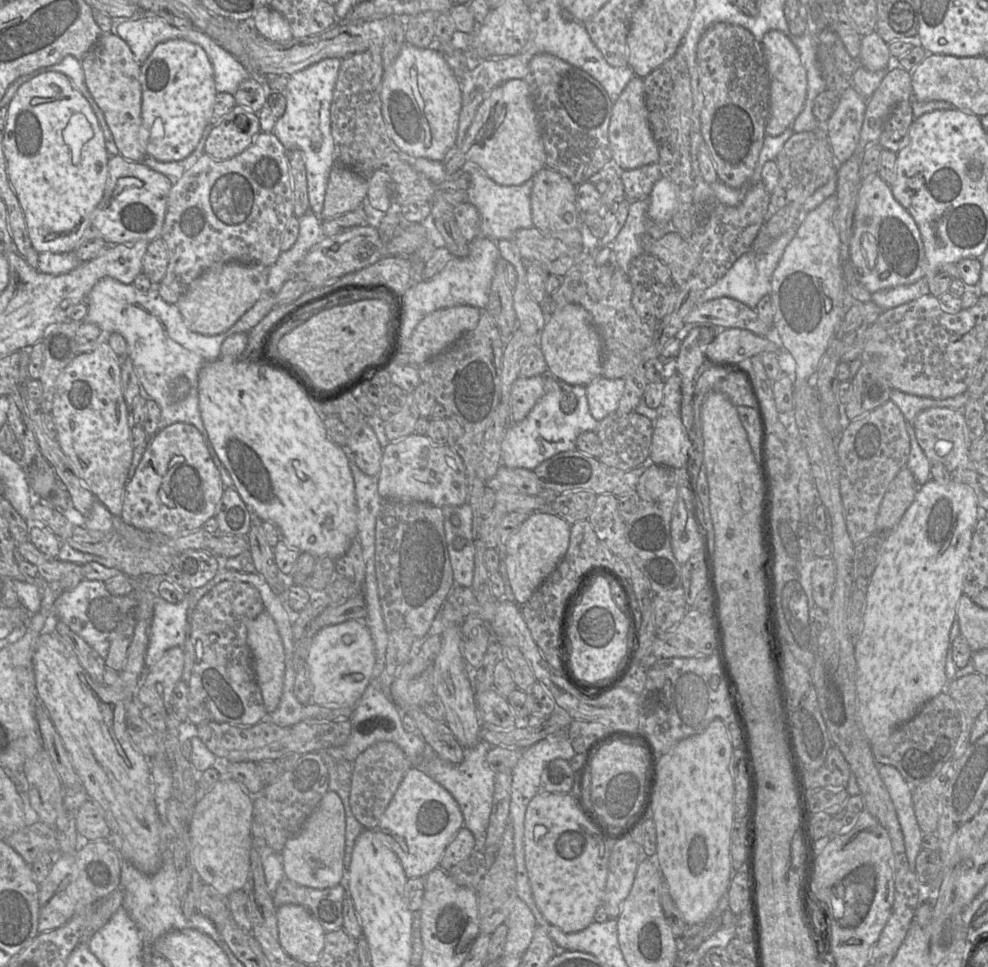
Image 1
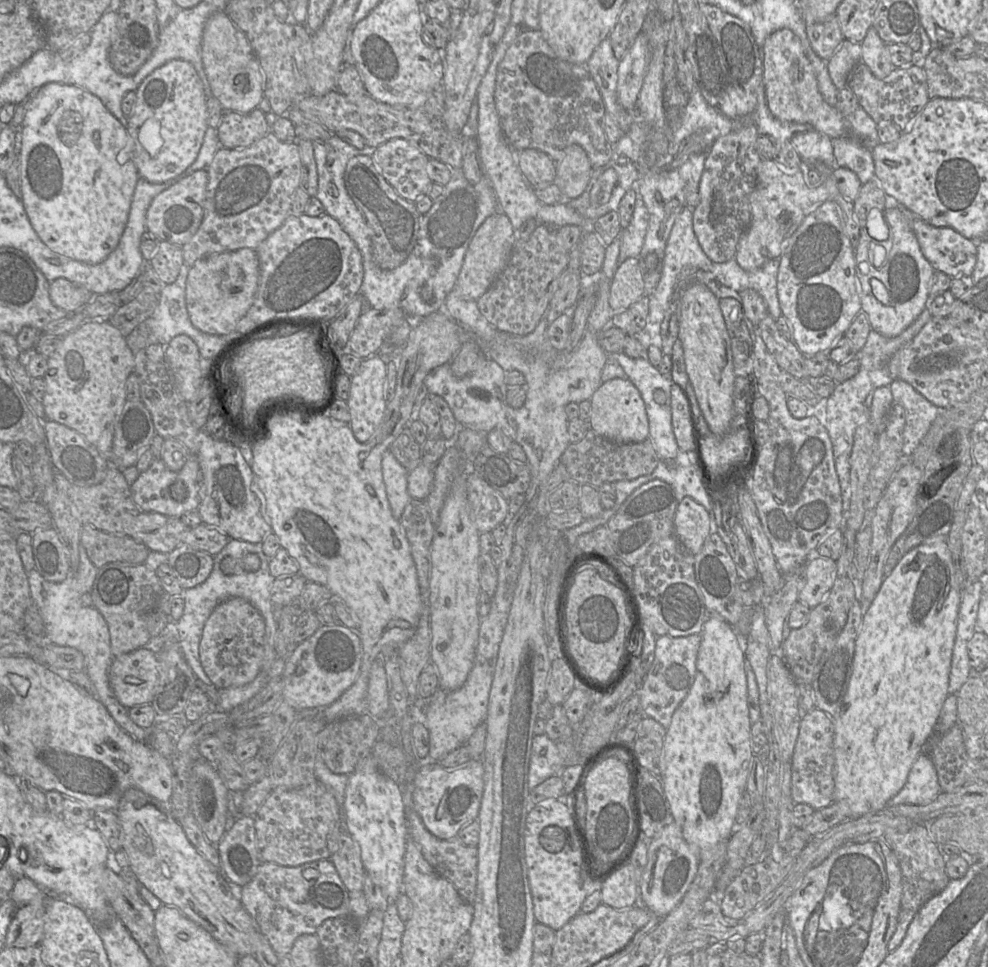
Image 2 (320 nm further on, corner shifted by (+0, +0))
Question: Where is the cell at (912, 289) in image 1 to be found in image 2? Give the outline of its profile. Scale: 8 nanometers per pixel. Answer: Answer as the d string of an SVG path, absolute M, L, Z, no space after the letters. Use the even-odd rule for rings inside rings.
M925 308L919 317L900 335L886 337L871 329L867 341L862 350L857 353L860 361L860 368L856 375L843 382L837 383L833 393L824 400L821 406L821 416L824 426L830 436L835 468L839 479L842 510L847 513L850 509L851 484L850 484L850 455L853 446L854 433L860 425L870 421L870 409L866 406L865 400L871 391L881 386L889 386L894 380L888 371L888 363L892 356L904 345L908 344L931 319L929 309Z

